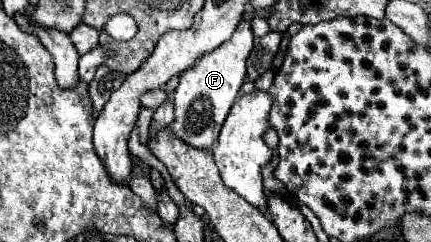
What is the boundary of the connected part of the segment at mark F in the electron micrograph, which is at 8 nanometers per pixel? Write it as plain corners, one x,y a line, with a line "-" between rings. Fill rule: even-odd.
240,22
236,32
228,42
218,46
214,52
204,54
192,68
180,74
180,84
174,92
174,122
170,132
188,142
194,148
212,150
216,136
240,92
240,86
246,78
246,58
252,50
252,30
250,22

